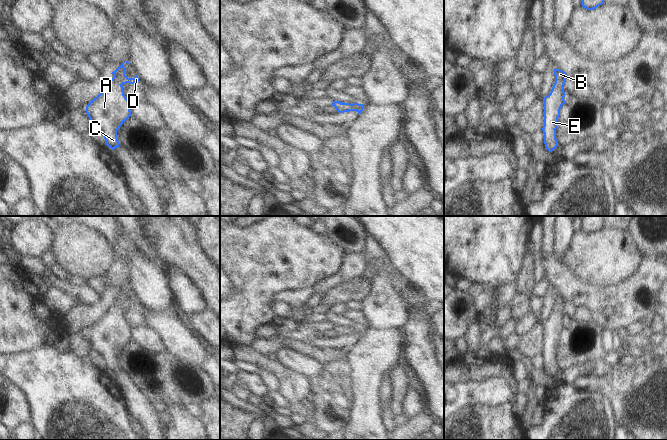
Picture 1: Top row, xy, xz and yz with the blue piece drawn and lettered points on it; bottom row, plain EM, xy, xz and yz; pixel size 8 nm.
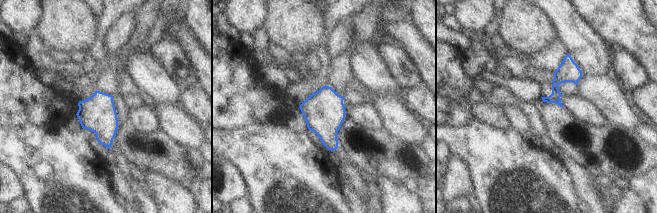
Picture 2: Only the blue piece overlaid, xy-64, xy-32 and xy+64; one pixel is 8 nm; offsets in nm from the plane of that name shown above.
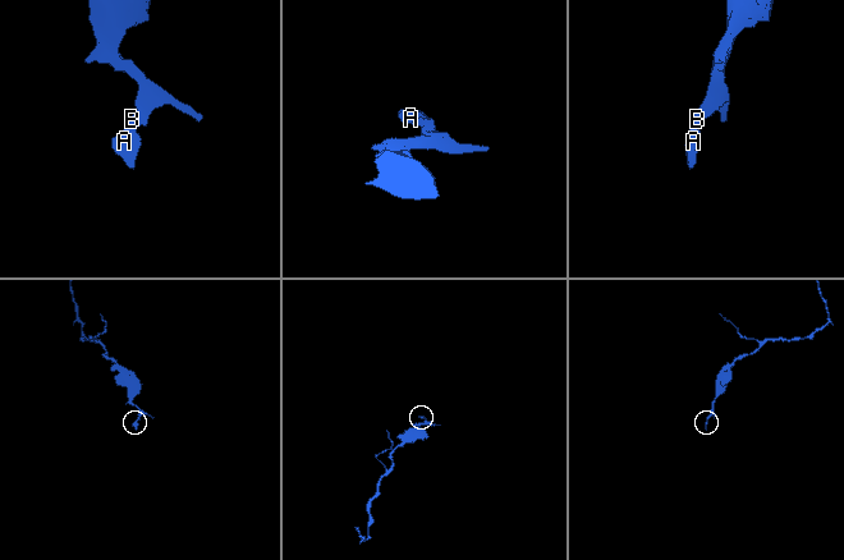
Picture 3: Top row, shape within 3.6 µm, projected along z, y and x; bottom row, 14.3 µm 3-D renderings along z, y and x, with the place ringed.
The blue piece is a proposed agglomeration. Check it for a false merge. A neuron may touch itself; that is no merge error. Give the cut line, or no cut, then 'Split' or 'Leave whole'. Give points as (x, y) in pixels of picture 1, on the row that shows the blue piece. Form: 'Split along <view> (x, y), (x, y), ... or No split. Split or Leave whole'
No split. Leave whole

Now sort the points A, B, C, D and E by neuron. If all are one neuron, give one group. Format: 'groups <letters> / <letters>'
groups A B C D E

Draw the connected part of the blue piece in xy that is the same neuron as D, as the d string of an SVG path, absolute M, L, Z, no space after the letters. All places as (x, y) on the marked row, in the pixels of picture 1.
M124 63L114 72L107 87L86 106L86 113L91 125L98 129L106 141L106 145L112 150L119 147L117 131L121 125L131 116L130 101L123 91L123 84L134 84L139 78L128 78L125 75Z

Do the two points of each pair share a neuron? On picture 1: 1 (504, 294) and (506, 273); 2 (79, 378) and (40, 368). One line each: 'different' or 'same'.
1: different
2: same

